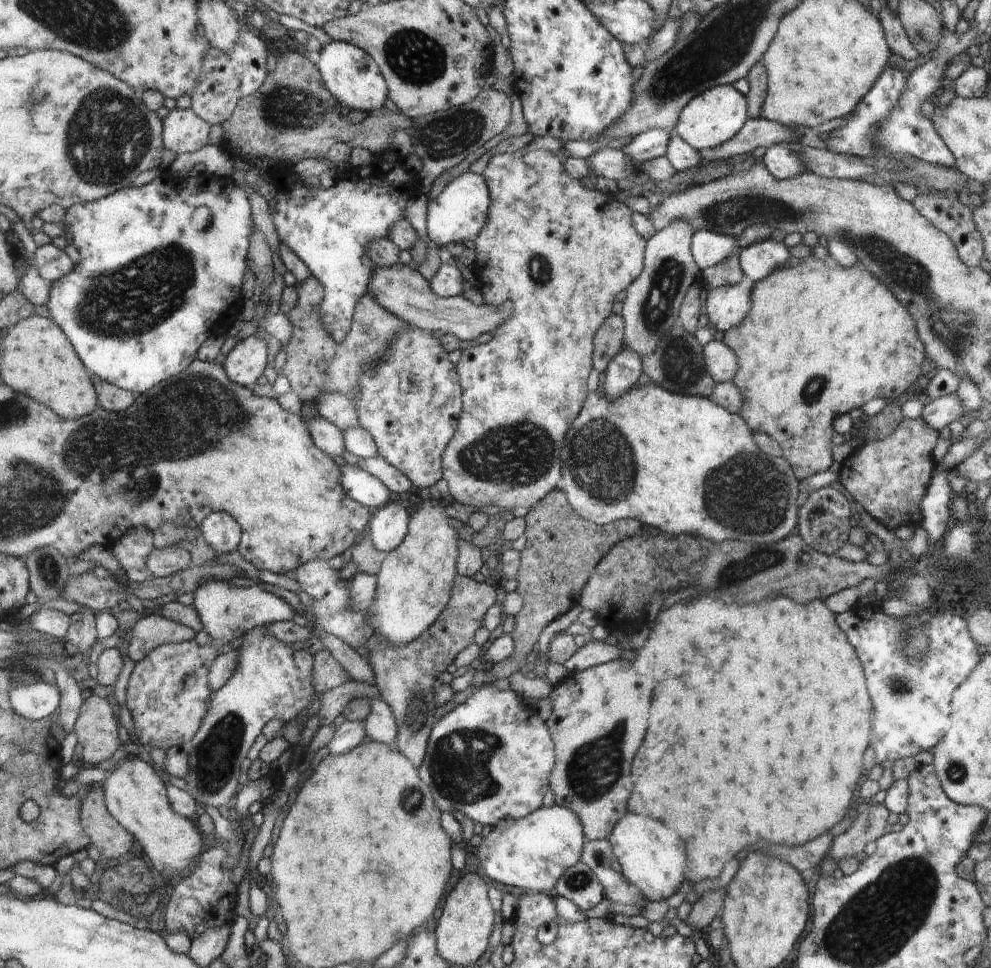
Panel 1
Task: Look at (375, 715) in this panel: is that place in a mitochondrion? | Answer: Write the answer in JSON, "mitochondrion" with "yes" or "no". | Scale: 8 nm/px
{"mitochondrion":"no"}

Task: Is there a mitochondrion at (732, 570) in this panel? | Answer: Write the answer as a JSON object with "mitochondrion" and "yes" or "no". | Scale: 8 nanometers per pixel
{"mitochondrion":"yes"}

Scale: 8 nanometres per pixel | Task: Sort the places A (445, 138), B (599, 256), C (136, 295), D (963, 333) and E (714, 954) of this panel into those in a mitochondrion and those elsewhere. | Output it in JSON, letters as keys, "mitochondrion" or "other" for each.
{"A":"mitochondrion","B":"other","C":"mitochondrion","D":"mitochondrion","E":"other"}

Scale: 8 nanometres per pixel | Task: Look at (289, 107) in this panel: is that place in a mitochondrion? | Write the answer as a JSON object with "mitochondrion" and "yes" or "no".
{"mitochondrion":"yes"}

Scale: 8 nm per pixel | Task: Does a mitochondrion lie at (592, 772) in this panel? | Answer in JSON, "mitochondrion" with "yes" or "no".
{"mitochondrion":"yes"}

